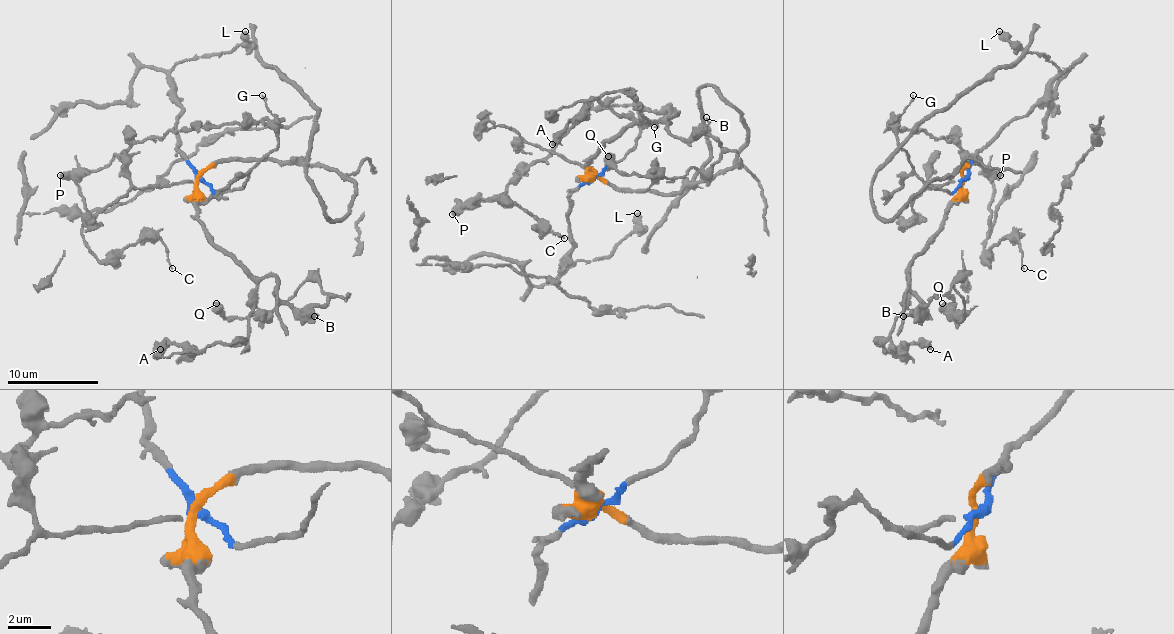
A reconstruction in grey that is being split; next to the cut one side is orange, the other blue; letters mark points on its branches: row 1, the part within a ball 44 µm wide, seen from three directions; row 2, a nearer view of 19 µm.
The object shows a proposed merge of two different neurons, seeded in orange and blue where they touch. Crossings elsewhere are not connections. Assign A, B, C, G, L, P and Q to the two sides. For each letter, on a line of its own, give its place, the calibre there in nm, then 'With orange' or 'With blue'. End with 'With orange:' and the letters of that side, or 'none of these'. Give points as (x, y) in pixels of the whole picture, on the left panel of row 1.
A: Place: (160, 349). Thickness 320 nm. With orange
B: Place: (314, 316). Thickness 200 nm. With orange
C: Place: (172, 268). Thickness 120 nm. With blue
G: Place: (262, 95). Thickness 180 nm. With blue
L: Place: (245, 31). Thickness 500 nm. With blue
P: Place: (60, 175). Thickness 600 nm. With blue
Q: Place: (216, 303). Thickness 700 nm. With orange
With orange: A, B, Q

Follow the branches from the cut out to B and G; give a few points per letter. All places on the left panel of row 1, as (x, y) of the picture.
B: (198, 179), (198, 220), (214, 243), (254, 277), (272, 277), (277, 297), (295, 306), (311, 309), (313, 315)
G: (198, 179), (204, 179), (218, 193), (236, 191), (277, 145), (277, 118), (261, 95)

